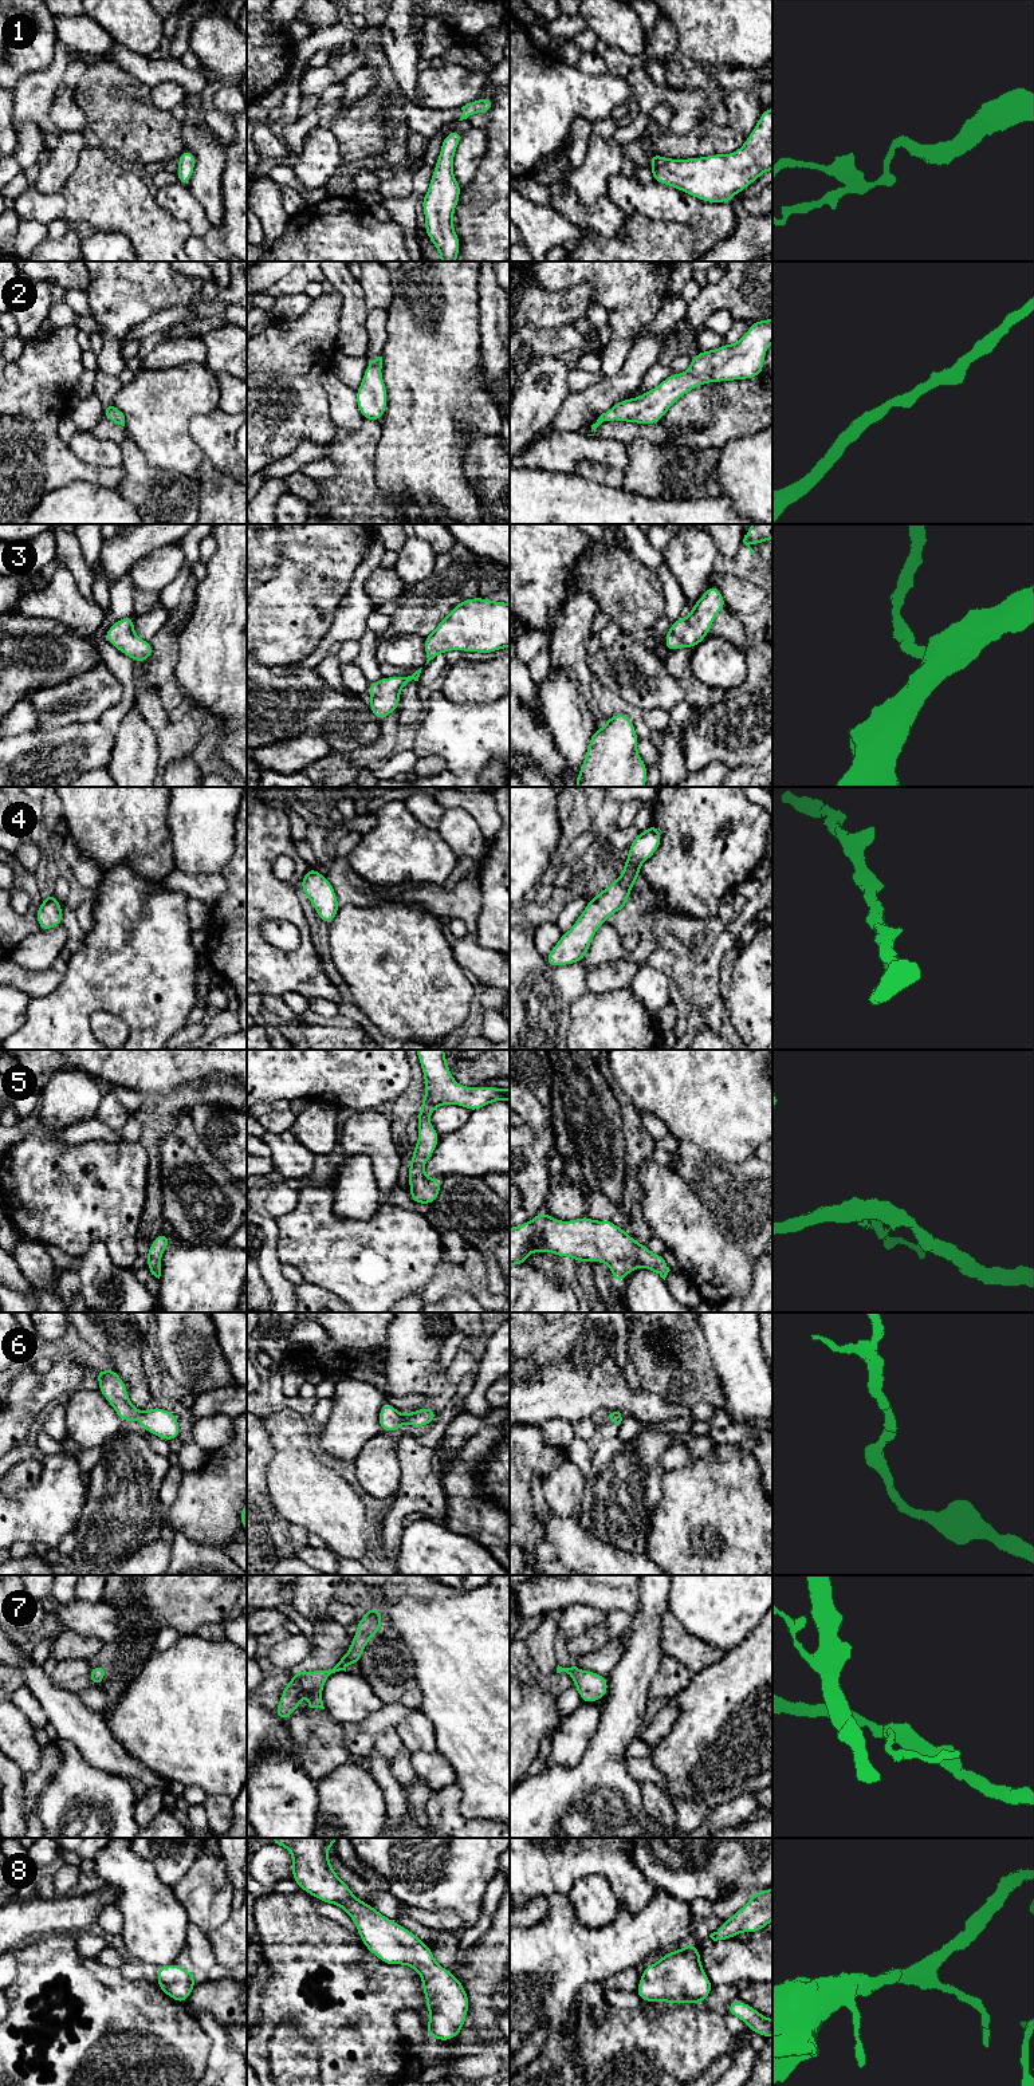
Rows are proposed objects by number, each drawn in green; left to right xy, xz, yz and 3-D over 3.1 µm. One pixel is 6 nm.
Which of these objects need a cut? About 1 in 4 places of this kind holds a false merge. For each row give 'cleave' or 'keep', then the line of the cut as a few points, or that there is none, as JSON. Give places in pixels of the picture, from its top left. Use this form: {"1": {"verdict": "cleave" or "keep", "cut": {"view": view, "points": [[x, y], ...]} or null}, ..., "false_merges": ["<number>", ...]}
{"1": {"verdict": "keep", "cut": null}, "2": {"verdict": "keep", "cut": null}, "3": {"verdict": "keep", "cut": null}, "4": {"verdict": "keep", "cut": null}, "5": {"verdict": "keep", "cut": null}, "6": {"verdict": "keep", "cut": null}, "7": {"verdict": "keep", "cut": null}, "8": {"verdict": "keep", "cut": null}, "false_merges": []}

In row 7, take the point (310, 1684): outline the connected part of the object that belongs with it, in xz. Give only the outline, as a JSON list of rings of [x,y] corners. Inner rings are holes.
[[[369,1607],[366,1615],[357,1623],[357,1633],[351,1640],[349,1652],[338,1658],[338,1664],[333,1669],[318,1669],[315,1672],[294,1670],[292,1680],[284,1686],[279,1705],[274,1713],[286,1721],[299,1707],[299,1699],[308,1697],[310,1708],[325,1709],[322,1701],[323,1684],[331,1673],[345,1670],[347,1665],[354,1665],[361,1661],[362,1652],[365,1650],[369,1640],[378,1634],[382,1628],[381,1611],[376,1607]]]

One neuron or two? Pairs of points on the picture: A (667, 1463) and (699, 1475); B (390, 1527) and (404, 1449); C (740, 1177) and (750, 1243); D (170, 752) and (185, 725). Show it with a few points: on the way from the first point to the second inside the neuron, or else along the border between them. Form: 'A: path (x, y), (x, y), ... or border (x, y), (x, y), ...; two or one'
A: border (696, 1459), (665, 1472); two
B: path (400, 1508), (411, 1498), (411, 1468); one
C: path (740, 1193), (749, 1201), (750, 1227); one
D: path (175, 746), (185, 732); one

